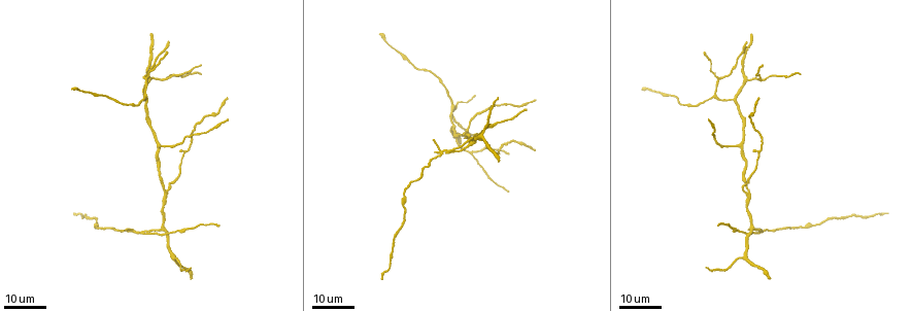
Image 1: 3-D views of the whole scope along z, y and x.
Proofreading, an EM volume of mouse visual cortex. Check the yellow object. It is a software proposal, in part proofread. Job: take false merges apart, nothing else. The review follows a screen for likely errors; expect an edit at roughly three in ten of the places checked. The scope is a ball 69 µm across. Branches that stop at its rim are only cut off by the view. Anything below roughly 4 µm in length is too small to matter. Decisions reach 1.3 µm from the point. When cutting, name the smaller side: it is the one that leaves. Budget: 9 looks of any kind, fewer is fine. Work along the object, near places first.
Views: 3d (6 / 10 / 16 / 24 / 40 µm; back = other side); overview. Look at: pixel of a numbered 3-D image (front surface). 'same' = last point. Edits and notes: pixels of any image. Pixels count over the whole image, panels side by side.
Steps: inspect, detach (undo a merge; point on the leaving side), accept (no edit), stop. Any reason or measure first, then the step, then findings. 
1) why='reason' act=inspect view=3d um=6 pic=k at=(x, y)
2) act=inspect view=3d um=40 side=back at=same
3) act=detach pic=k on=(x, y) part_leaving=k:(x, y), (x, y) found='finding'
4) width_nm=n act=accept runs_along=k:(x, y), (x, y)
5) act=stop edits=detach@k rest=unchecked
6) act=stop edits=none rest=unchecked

why='three arms meet' act=inspect view=3d um=16 pic=1 at=(165, 195)

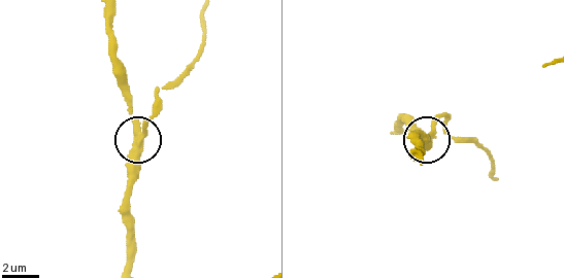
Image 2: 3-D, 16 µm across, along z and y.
act=inspect view=3d um=10 pic=2 at=(430, 134)

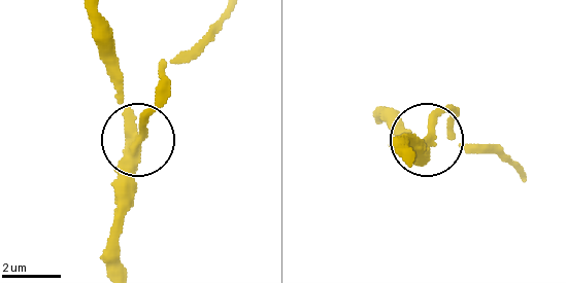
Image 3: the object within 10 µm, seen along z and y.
act=detach pic=3 on=(143, 113) part_leaving=3:(131, 146), (168, 68), (220, 15) found='a second cell is stuck on'

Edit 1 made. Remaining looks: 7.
act=inspect view=3d um=24 pic=1 at=(483, 133)

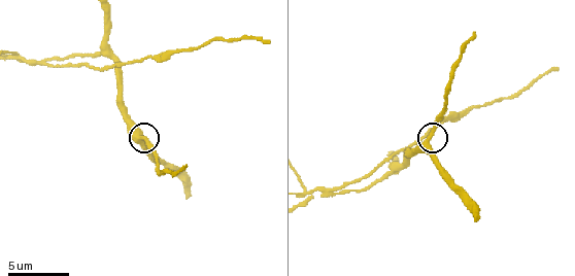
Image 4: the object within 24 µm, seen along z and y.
why='closer look' act=inspect view=3d um=6 pic=4 at=(429, 140)

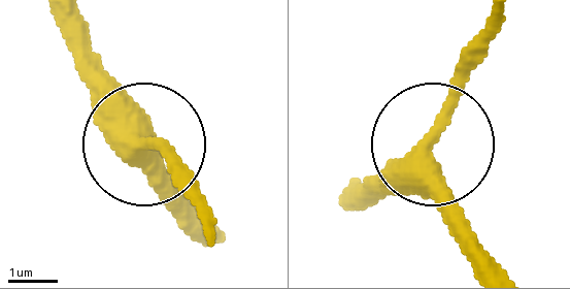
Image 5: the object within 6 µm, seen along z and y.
width_nm=350 act=accept runs_along=5:(355, 199), (425, 147), (437, 199), (485, 257) found='continuous, no second cell'

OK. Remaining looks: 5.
why='a fork' act=inspect view=3d um=24 pic=1 at=(158, 146)

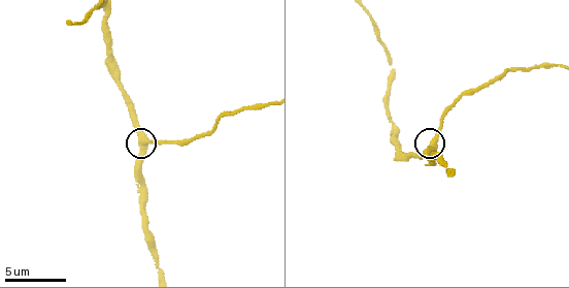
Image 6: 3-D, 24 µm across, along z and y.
act=inspect view=3d um=10 pic=6 at=(432, 142)

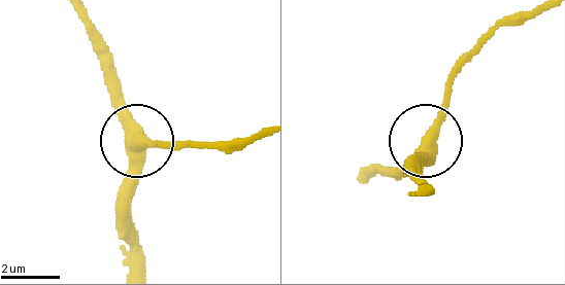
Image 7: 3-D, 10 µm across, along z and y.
arms=3 act=accept found='all the same cell'

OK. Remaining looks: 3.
why='three arms meet' act=inspect view=3d um=10 pic=6 at=(393, 125)

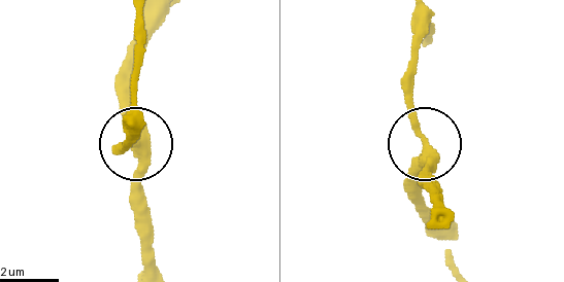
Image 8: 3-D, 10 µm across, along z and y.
width_nm=350 act=accept found='one cell here'

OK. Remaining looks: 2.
act=stop edits=detach@3 rest=unchecked

